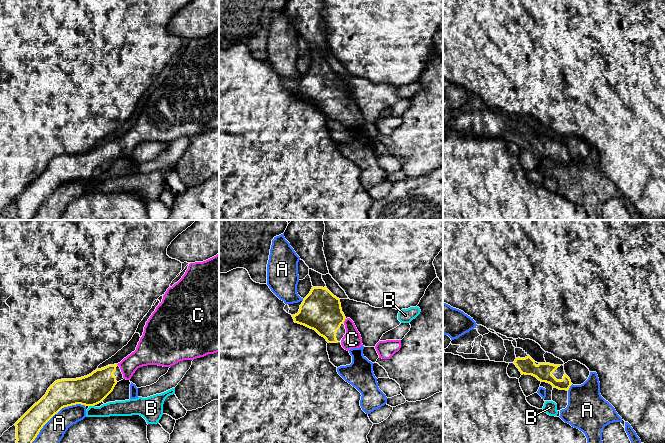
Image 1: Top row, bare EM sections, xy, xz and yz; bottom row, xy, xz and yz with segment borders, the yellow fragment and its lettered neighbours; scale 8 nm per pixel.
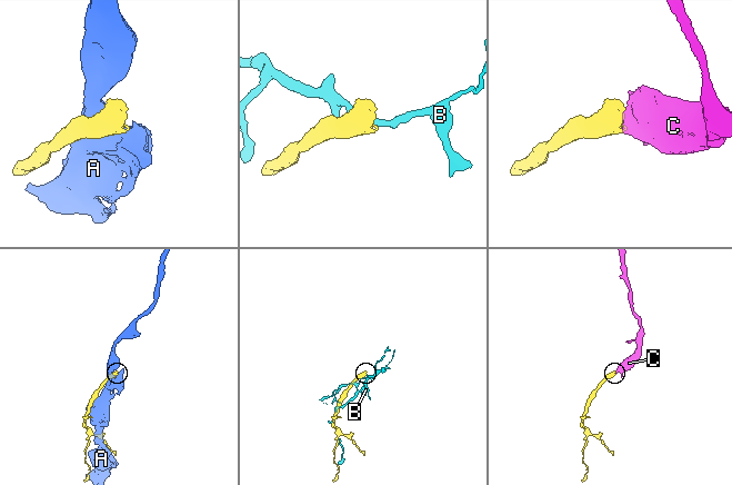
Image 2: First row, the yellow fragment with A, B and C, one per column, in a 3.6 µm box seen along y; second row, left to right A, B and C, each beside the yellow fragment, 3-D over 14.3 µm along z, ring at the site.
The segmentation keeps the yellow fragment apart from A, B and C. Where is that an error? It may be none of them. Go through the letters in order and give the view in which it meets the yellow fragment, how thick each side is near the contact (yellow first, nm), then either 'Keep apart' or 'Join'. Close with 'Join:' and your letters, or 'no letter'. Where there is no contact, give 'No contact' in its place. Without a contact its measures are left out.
A: Touches yellow in xy. Thickness 220 nm (yellow) against 190 nm. Keep apart
B: Touches yellow in xy. Thickness 240 nm (yellow) against 130 nm. Keep apart
C: Touches yellow in xz. Thickness 320 nm (yellow) against 140 nm. Join
Join: C

